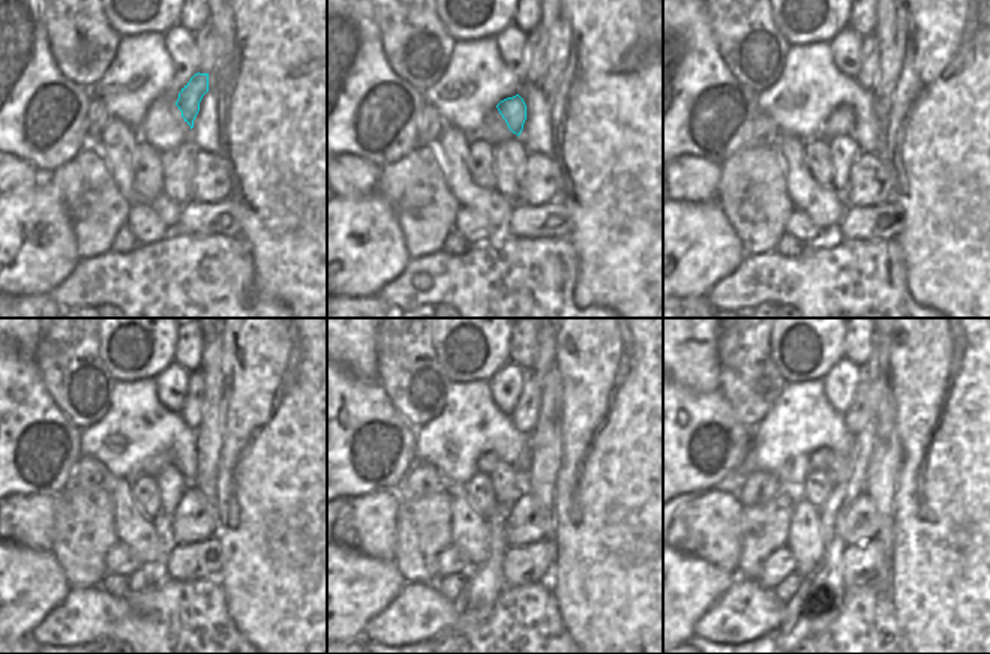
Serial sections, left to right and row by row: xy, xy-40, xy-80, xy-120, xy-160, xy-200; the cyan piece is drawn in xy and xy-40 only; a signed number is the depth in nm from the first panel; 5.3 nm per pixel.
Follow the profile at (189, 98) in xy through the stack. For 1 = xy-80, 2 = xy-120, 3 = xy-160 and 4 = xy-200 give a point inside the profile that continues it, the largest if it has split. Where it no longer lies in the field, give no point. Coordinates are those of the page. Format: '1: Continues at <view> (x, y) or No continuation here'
1: Continues at xy-80 (842, 120)
2: Continues at xy-120 (153, 465)
3: Continues at xy-160 (488, 461)
4: Continues at xy-200 (818, 461).

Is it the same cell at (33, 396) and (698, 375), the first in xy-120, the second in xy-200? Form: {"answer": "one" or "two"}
{"answer": "two"}

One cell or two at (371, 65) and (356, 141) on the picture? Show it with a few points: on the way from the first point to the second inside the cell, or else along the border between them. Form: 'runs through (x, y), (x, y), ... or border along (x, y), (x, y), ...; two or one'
runs through (353, 84), (353, 122); one

